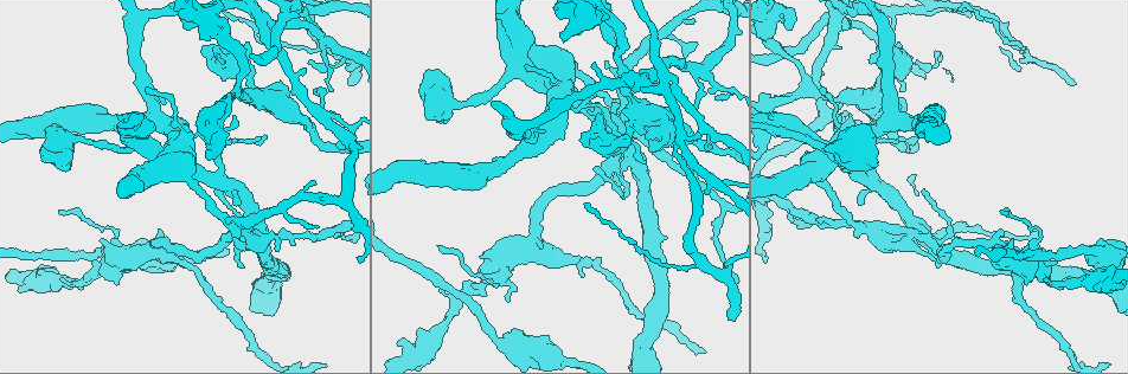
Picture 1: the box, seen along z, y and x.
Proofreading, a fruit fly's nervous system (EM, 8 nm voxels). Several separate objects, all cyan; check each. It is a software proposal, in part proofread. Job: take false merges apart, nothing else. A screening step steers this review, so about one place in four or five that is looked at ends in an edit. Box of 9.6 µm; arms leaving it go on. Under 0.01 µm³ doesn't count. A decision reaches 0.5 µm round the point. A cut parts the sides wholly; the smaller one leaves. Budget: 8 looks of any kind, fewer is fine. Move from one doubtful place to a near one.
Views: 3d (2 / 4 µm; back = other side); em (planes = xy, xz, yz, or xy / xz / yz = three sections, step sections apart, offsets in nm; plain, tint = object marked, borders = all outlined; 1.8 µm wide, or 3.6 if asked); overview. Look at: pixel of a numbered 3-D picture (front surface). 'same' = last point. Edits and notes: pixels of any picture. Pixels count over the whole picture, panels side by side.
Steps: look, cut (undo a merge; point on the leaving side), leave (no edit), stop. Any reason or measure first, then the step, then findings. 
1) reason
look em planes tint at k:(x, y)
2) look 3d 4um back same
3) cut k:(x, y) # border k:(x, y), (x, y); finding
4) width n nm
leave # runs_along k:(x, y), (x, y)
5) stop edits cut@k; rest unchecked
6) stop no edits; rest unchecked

calibre changes
look 3d 2um at 1:(1000, 244)

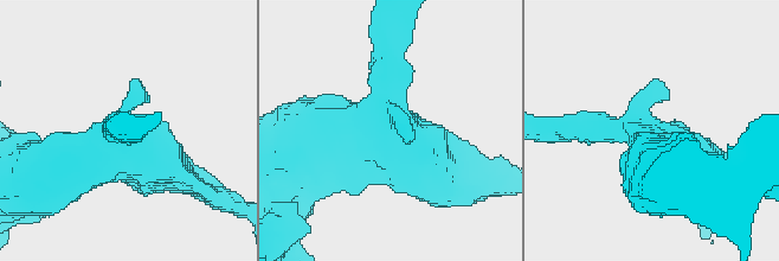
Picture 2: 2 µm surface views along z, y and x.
arms 3; arm_widths 200, 240, 500 nm
look em planes tint at 2:(122, 145)

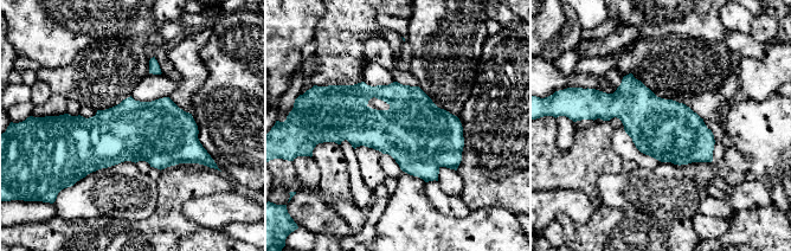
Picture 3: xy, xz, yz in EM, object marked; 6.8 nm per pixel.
leave # continuous, no second neuron

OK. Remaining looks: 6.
look 3d 4um at 1:(167, 152)

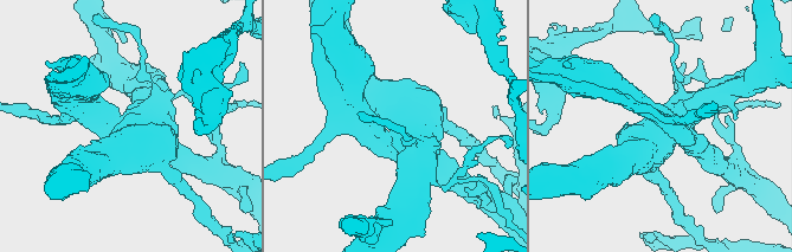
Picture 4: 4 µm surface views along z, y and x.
look em 3.6um planes tint at 4:(129, 123)

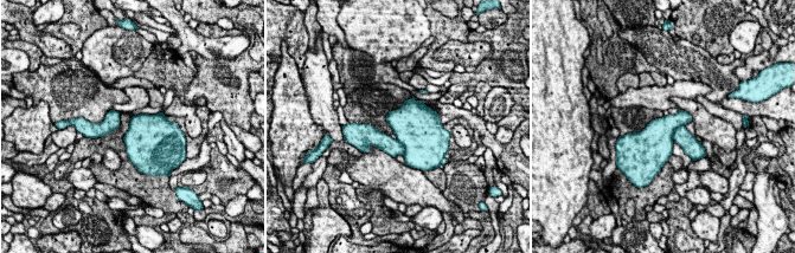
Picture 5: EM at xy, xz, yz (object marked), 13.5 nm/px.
width 460 nm
cut 5:(658, 135) # border 5:(683, 124), (675, 129), (672, 138); two neurons meet here

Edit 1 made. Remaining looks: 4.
arms part here
look 3d 4um at 1:(812, 90)

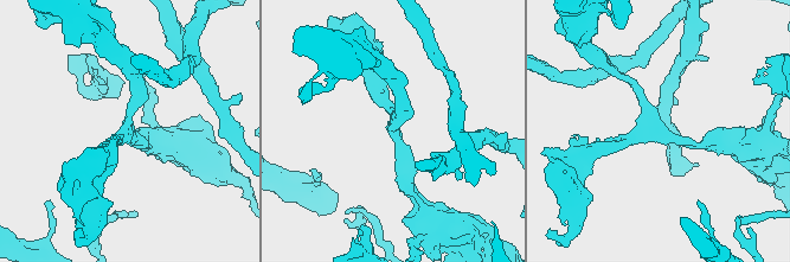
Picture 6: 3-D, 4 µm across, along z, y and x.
arms 3
look em planes tint at 6:(394, 133)

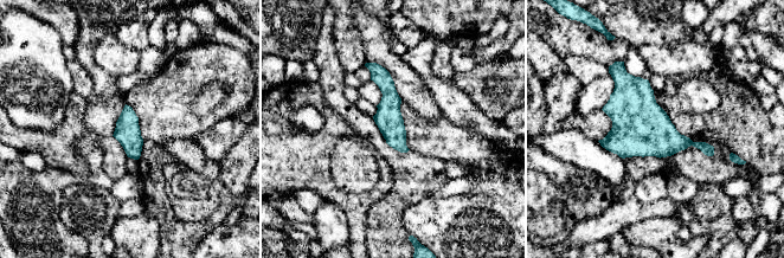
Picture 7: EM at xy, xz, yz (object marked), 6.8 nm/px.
leave # runs_along 7:(370, 65), (404, 149); continuous, no second neuron

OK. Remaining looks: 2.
stop edits cut@5; rest unchecked

